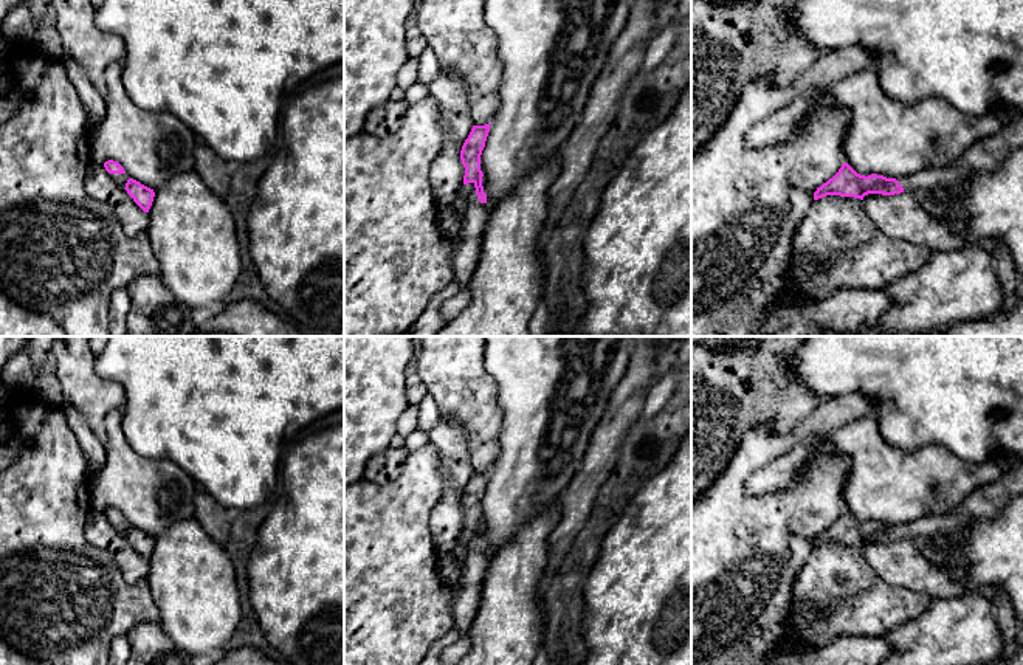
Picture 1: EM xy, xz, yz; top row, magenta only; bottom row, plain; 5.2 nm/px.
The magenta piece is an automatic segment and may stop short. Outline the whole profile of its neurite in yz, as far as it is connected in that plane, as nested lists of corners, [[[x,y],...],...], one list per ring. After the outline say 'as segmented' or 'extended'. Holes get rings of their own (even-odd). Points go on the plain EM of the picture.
[[[964,508],[950,513],[930,515],[908,524],[884,524],[857,521],[848,510],[814,539],[814,547],[826,543],[854,544],[863,547],[868,541],[894,543],[904,538],[916,541],[919,546],[933,536],[956,536],[967,530],[975,516]]]; extended

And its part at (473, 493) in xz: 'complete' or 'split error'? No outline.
split error

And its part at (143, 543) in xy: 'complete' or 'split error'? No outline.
split error

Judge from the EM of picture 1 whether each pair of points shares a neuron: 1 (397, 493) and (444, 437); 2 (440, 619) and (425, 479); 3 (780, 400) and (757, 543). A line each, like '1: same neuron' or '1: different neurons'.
1: different neurons
2: same neuron
3: different neurons

